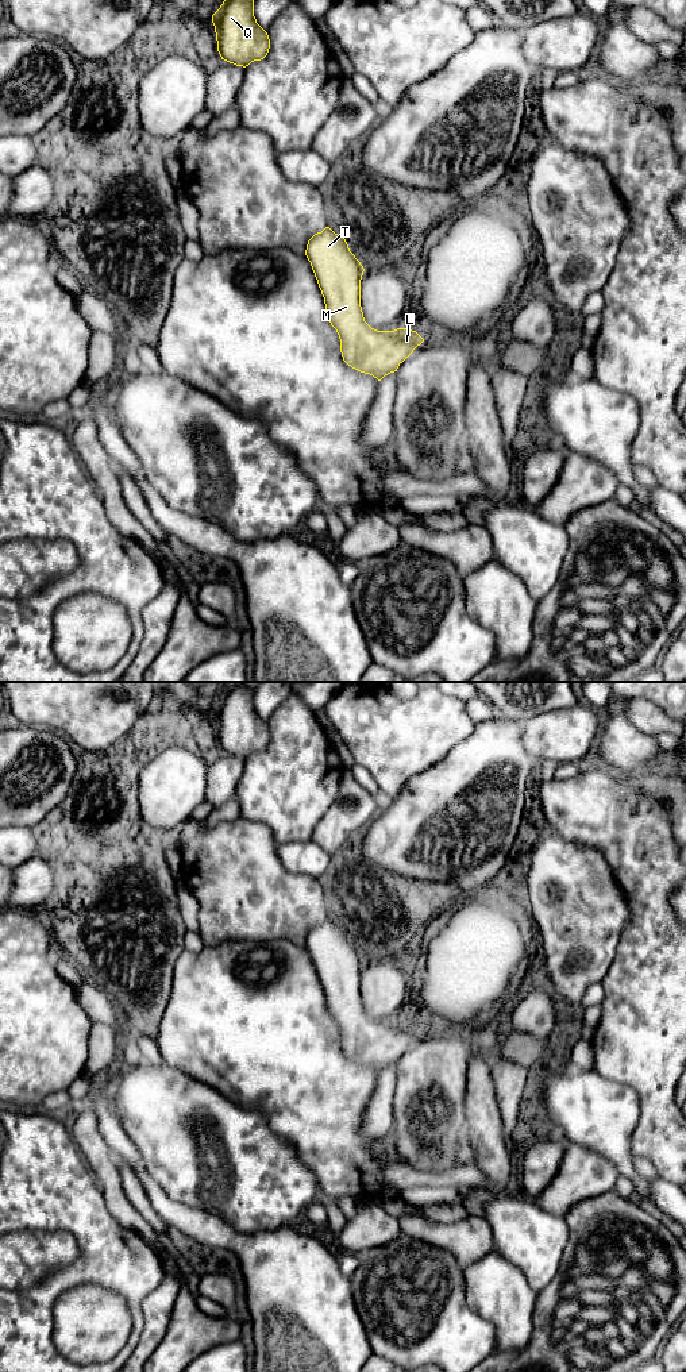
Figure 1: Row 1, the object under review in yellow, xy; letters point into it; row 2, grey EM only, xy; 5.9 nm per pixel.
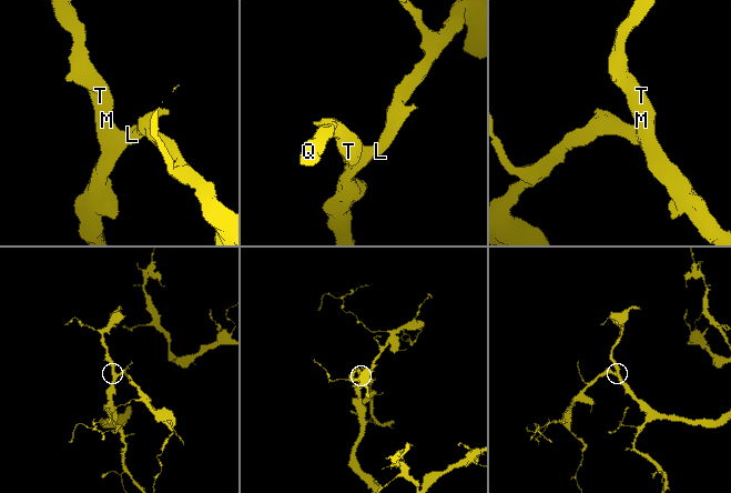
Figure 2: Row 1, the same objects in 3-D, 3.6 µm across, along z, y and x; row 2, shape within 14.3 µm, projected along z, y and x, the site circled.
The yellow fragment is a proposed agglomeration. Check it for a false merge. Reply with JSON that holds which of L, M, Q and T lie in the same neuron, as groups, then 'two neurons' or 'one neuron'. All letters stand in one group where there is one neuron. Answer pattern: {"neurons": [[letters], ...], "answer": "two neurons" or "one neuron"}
{"neurons": [["L", "M", "Q", "T"]], "answer": "one neuron"}

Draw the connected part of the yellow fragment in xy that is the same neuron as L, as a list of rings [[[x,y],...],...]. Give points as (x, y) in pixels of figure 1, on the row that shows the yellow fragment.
[[[325,227],[308,240],[305,255],[324,297],[328,320],[339,335],[343,361],[378,381],[397,371],[424,339],[411,328],[377,331],[365,321],[361,307],[365,269],[346,239]]]

